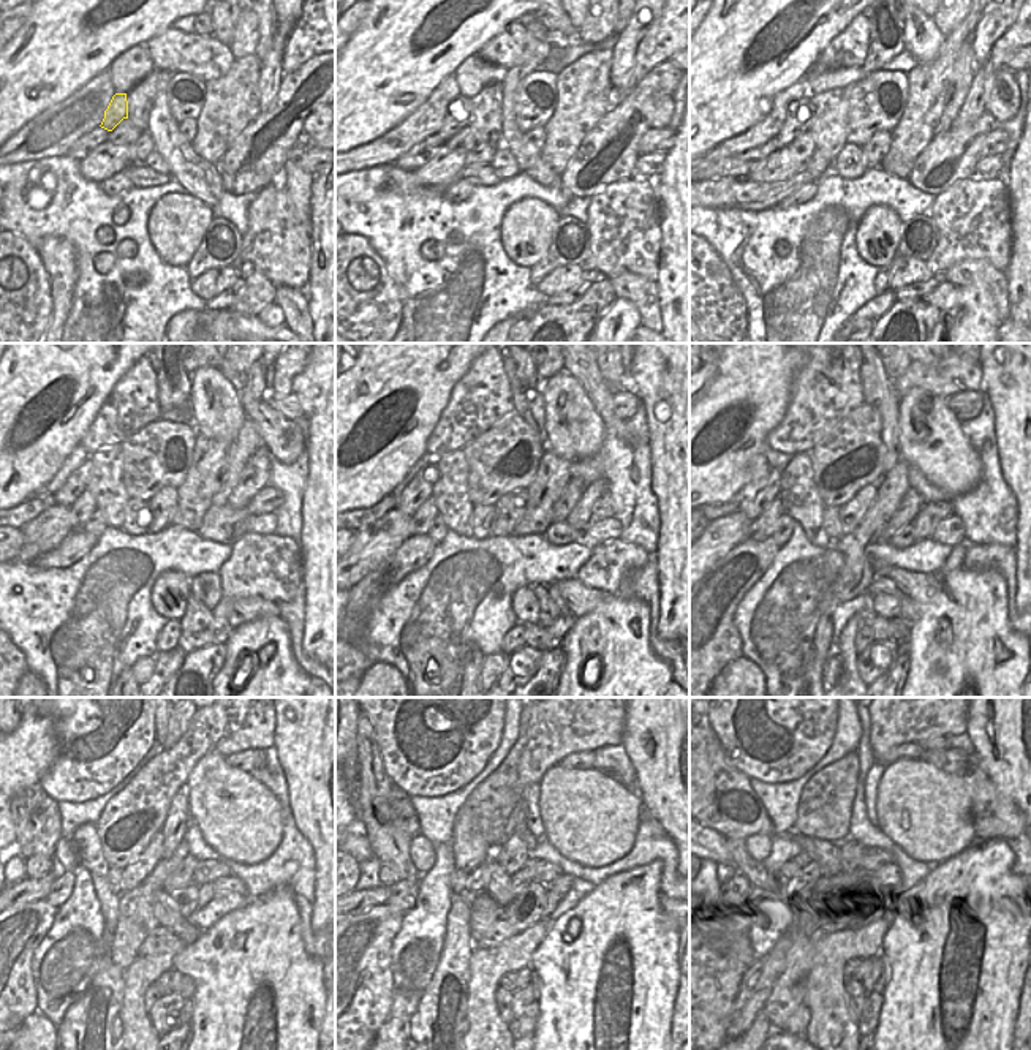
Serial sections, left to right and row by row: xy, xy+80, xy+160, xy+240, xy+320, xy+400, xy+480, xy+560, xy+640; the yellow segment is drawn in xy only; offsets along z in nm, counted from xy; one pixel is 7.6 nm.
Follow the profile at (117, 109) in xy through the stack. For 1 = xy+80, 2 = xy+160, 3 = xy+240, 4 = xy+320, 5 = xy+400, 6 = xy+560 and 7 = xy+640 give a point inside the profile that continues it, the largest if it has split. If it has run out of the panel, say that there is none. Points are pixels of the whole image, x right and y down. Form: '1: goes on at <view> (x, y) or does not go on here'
1: goes on at xy+80 (451, 125)
2: goes on at xy+160 (799, 119)
3: goes on at xy+240 (76, 484)
4: goes on at xy+320 (421, 486)
5: goes on at xy+400 (751, 506)
6: goes on at xy+560 (372, 873)
7: goes on at xy+640 (725, 872)

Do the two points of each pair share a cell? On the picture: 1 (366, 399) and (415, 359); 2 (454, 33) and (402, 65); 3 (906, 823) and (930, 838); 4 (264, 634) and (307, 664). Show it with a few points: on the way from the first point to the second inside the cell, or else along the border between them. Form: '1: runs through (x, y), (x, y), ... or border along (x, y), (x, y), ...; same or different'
1: runs through (378, 396), (402, 372); same
2: runs through (441, 43), (421, 54), (415, 54); same
3: runs through (913, 823), (924, 832); same
4: border along (282, 619), (288, 628), (291, 653), (309, 677); different

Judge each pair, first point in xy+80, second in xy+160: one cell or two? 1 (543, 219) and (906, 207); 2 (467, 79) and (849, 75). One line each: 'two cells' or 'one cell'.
1: two cells
2: one cell

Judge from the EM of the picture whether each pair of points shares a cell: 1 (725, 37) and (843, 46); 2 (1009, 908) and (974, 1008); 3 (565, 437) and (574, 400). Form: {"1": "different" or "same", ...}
{"1": "different", "2": "same", "3": "same"}

